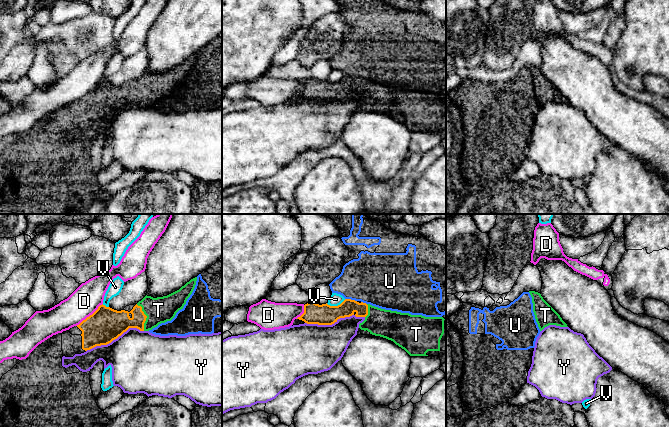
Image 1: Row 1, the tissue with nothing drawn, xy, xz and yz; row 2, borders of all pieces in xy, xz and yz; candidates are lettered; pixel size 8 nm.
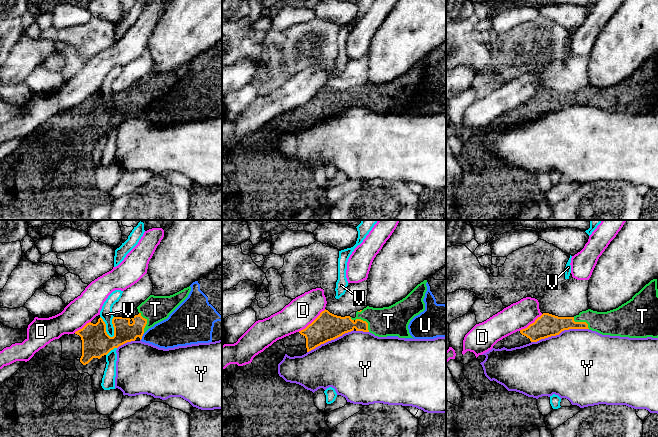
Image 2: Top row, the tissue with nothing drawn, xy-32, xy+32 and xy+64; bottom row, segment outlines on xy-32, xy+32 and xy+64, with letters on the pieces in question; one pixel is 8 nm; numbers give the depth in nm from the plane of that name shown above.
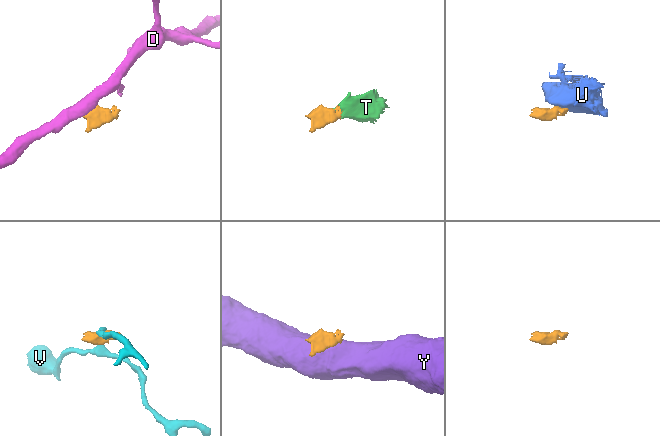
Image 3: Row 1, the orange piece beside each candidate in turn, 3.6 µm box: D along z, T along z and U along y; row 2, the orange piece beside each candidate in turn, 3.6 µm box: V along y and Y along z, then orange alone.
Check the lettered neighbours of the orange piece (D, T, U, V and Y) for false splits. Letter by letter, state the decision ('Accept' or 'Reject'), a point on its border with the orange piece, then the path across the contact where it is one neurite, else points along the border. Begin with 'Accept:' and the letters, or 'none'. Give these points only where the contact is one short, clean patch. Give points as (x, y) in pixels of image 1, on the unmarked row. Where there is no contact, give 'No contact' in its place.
Accept: T
D: Reject. Touches orange at xy (90, 91). Boundary: xy (102, 79), (76, 101)
T: Accept. Touches orange at xy (146, 92). Path across: xy (116, 98), (135, 98), (146, 92), (150, 88), (158, 86)
U: Reject. Touches orange at xz (350, 75). Boundary: xz (345, 74), (356, 77)
V: Reject. Touches orange at xz (335, 82). Boundary: xz (345, 75), (337, 81), (328, 81), (326, 79)
Y: Reject. Touches orange at xz (334, 98)

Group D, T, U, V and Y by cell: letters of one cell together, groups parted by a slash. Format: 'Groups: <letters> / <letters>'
Groups: D / T / U / V / Y

